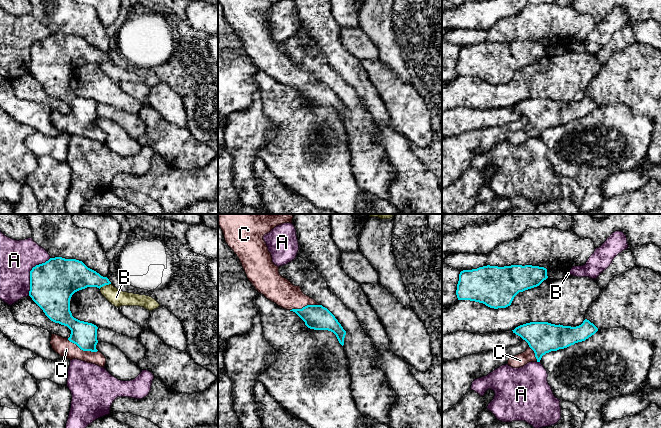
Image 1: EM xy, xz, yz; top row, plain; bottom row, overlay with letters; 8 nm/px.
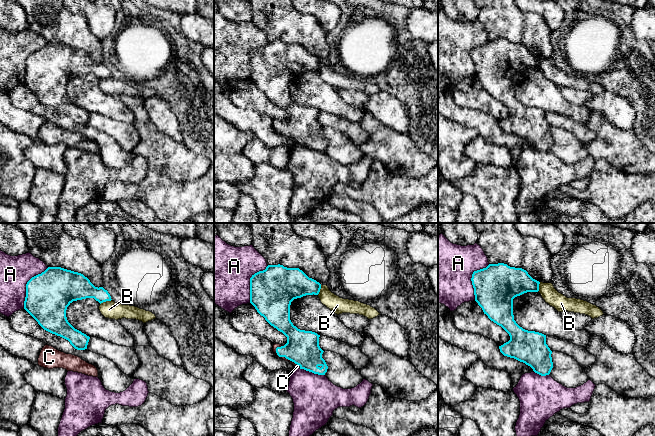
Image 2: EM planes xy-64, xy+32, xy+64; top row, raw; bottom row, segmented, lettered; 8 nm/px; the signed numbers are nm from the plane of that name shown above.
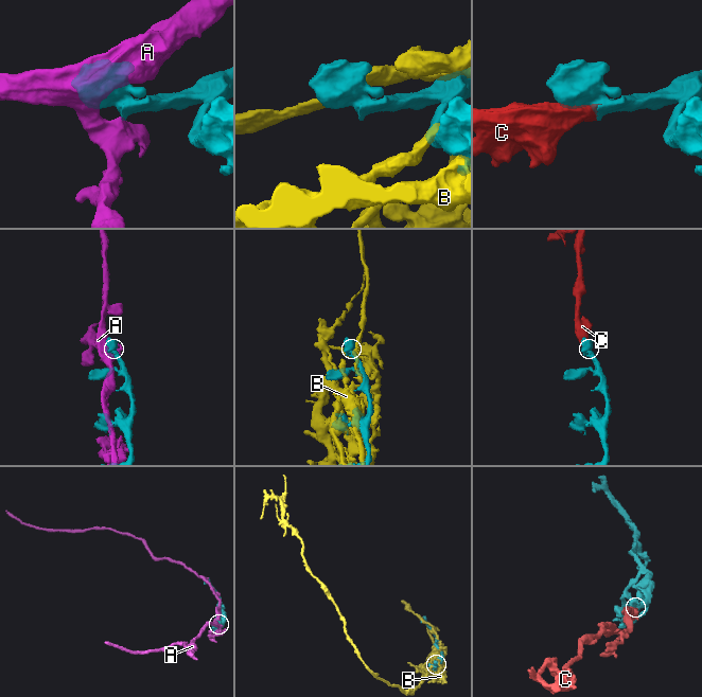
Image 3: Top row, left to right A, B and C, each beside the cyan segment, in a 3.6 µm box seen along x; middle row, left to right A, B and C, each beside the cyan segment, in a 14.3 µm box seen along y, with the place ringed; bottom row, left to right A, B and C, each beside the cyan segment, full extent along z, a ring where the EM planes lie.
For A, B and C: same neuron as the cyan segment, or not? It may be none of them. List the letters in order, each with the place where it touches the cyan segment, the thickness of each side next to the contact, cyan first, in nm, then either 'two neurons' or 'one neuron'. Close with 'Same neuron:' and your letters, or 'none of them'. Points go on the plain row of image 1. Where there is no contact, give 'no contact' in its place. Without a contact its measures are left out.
A: meets cyan in xy at (30, 49); 360 nm thick on the cyan side, 280 nm on the other; two neurons
B: meets cyan in xy at (104, 61); 240 nm thick on the cyan side, 140 nm on the other; two neurons
C: meets cyan in xy at (82, 125); 200 nm thick on the cyan side, 140 nm on the other; one neuron
Same neuron: C

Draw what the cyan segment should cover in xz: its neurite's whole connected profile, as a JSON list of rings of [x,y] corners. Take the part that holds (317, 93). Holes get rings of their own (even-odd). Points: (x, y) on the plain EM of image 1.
[[[219,0],[228,22],[239,34],[255,65],[278,82],[295,88],[305,101],[314,106],[333,108],[344,121],[346,107],[325,83],[305,71],[279,50],[263,12],[281,0]]]

